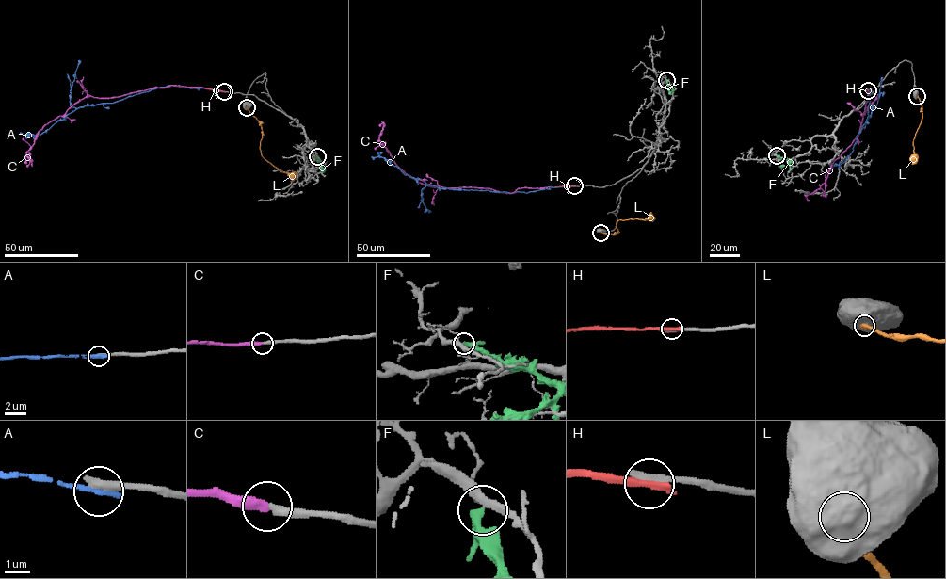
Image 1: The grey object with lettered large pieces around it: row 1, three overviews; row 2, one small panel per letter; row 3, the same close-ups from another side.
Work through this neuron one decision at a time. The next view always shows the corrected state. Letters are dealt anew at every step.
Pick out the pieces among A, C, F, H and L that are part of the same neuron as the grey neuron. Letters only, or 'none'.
C

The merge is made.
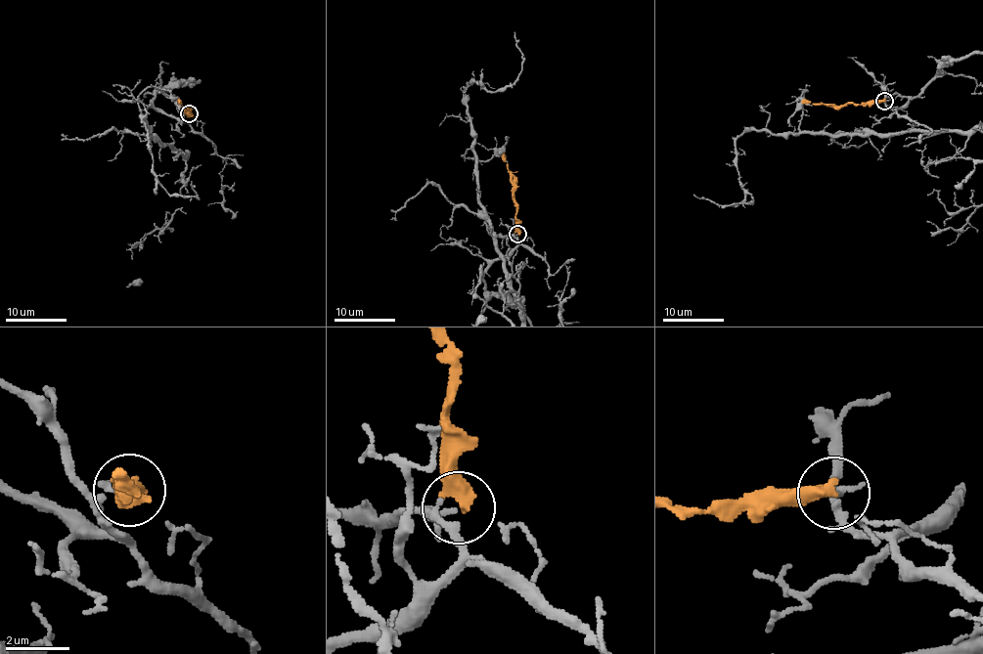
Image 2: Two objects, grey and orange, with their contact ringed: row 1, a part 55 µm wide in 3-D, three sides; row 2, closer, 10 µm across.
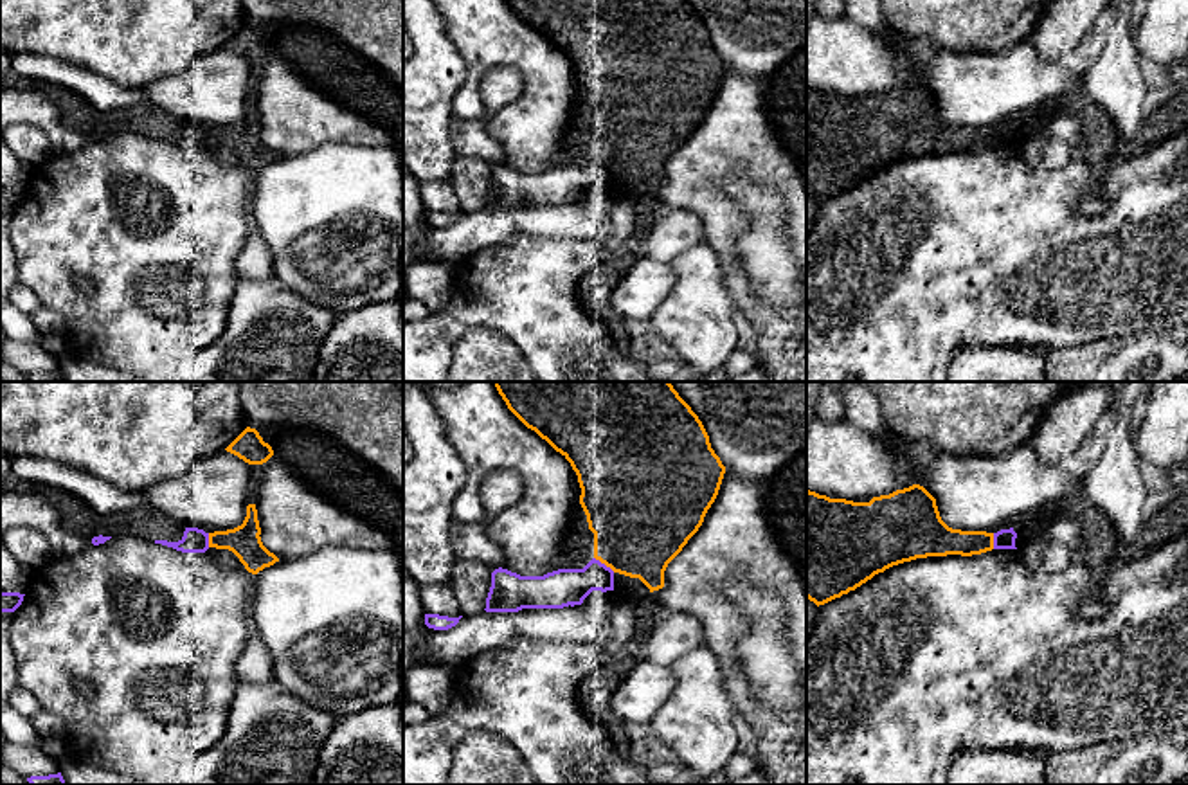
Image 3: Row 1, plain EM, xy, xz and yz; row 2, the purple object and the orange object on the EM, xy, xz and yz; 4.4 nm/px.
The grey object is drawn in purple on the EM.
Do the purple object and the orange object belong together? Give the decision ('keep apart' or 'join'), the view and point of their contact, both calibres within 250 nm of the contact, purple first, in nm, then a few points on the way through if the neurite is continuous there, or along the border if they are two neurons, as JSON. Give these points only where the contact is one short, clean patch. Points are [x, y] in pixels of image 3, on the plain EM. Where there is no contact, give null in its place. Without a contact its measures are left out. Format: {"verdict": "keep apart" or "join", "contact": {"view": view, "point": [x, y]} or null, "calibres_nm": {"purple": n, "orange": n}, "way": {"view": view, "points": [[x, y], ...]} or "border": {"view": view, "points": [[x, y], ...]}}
{"verdict": "keep apart", "contact": {"view": "xz", "point": [603, 161]}, "calibres_nm": {"purple": 170, "orange": 440}}

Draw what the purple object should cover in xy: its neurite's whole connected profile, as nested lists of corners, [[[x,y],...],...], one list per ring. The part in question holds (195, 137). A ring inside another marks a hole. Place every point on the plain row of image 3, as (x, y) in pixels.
[[[185,124],[184,133],[178,139],[155,137],[182,149],[205,149],[209,146],[209,130],[198,124]]]

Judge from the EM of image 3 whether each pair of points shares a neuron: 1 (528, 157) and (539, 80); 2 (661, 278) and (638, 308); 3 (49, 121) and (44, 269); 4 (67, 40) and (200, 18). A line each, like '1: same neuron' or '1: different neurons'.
1: same neuron
2: same neuron
3: different neurons
4: same neuron

